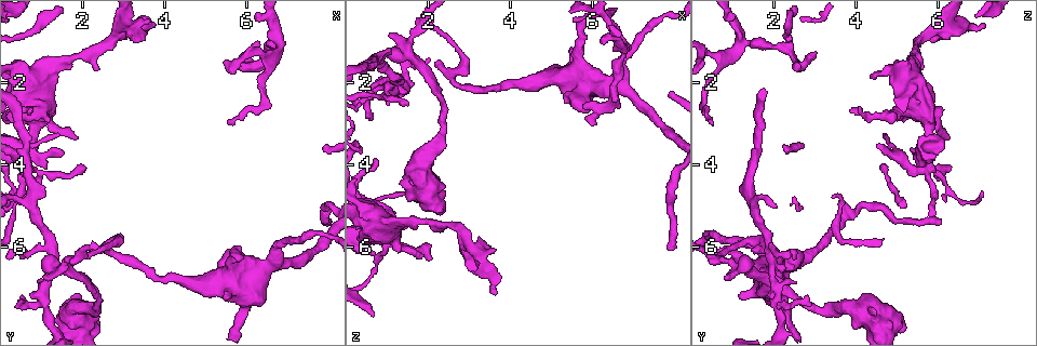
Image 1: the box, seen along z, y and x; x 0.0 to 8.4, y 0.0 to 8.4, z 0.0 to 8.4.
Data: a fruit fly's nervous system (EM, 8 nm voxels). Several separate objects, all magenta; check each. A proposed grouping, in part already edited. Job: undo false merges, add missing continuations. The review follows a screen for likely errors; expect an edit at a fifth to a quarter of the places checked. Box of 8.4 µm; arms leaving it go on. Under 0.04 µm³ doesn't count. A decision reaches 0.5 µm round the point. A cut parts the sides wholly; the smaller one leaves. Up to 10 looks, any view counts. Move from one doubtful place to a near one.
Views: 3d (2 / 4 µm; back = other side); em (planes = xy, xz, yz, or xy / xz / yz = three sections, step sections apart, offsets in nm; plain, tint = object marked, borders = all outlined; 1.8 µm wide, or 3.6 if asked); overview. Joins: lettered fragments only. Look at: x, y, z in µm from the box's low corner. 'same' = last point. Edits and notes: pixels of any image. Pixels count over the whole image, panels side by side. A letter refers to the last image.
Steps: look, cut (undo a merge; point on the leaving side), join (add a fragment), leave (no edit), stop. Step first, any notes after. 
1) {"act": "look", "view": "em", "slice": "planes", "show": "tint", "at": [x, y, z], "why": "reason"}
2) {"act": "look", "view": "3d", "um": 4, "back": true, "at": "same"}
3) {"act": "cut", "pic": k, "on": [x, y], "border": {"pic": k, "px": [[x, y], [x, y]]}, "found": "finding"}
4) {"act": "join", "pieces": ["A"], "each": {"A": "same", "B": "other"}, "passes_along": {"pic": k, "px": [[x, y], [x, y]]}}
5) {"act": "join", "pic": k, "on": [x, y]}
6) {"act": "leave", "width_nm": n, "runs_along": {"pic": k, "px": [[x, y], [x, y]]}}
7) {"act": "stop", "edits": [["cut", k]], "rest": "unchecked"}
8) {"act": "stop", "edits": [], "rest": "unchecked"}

{"act": "look", "view": "3d", "um": 2, "at": [2.05, 7.45, 3.65], "why": "thick turns thin"}

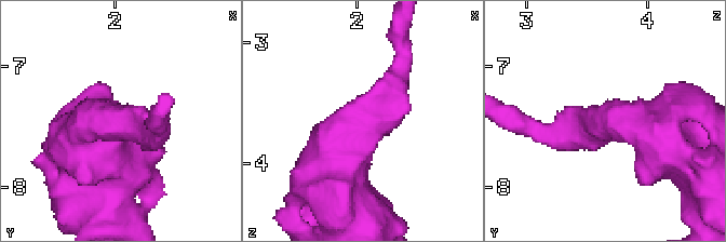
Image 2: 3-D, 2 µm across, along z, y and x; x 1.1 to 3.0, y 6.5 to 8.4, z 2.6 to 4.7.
{"act": "look", "view": "em", "slice": "xy", "step": 8, "show": "tint", "at": [2.04, 7.48, 3.68], "arm_widths_nm": [180, 420], "why": "shape alone is not enough"}

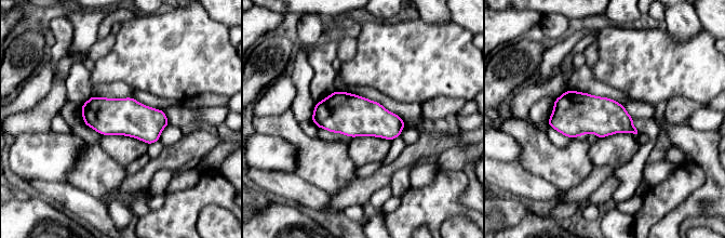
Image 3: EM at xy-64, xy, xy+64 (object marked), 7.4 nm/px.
{"act": "look", "view": "em", "slice": "planes", "show": "borders", "at": "same"}

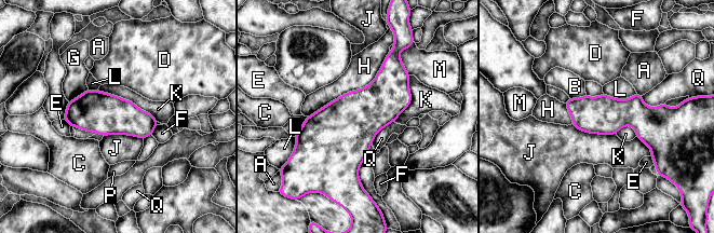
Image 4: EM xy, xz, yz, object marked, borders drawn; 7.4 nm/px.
{"act": "leave", "each": {"A": "other", "B": "other", "C": "other", "D": "other", "E": "other", "F": "other", "G": "other", "H": "other", "J": "other", "K": "other", "L": "other", "M": "other", "P": "other", "Q": "other"}, "border": {"pic": 4, "px": [[571, 124], [588, 133], [616, 134]]}, "found": "one neuron here"}

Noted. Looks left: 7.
{"act": "look", "view": "em", "um": 3.6, "slice": "planes", "show": "borders", "at": [5.80, 6.65, 2.10], "why": "a fork"}

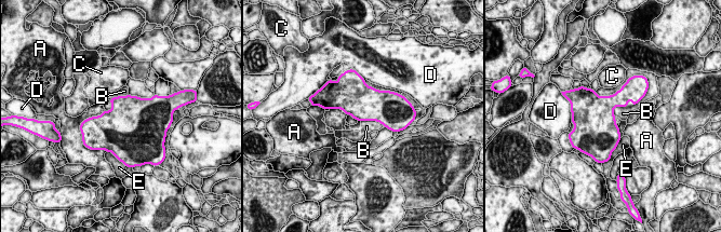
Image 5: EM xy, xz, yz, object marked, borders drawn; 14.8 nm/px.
{"act": "leave", "each": {"A": "other", "B": "other", "C": "other", "D": "other", "E": "other"}, "border": {"pic": 5, "px": [[640, 99], [615, 107], [613, 114]]}, "found": "continuous, no second neuron"}

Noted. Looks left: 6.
{"act": "look", "view": "em", "slice": "planes", "show": "borders", "at": [2.10, 6.20, 0.65], "why": "sharp bend"}

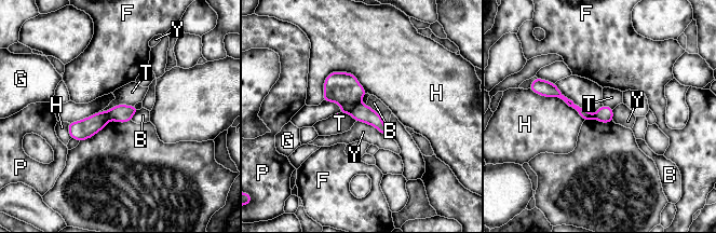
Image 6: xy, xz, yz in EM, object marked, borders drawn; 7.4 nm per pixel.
{"act": "cut", "pic": 6, "on": [343, 88], "each": {"B": "other", "F": "other", "G": "other", "H": "other", "P": "other", "T": "other", "Y": "other"}, "part_leaving": {"pic": 6, "px": [[545, 85], [585, 115], [590, 115]]}, "found": "a second neuron is stuck on"}

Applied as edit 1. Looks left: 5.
{"act": "look", "view": "overview", "why": "see it whole again"}

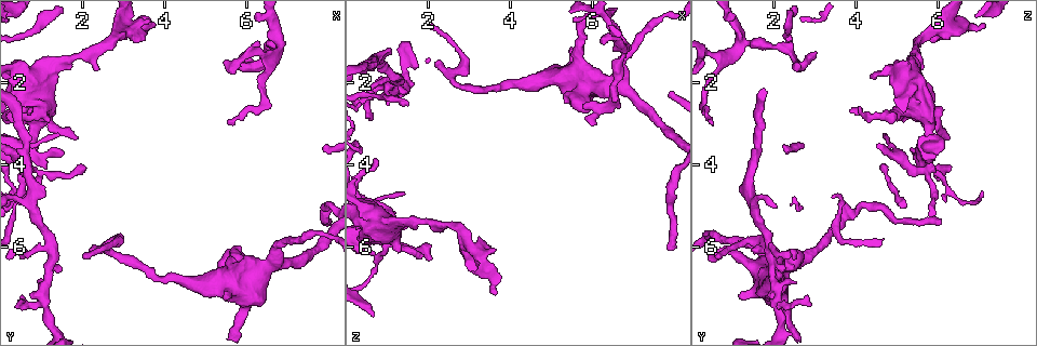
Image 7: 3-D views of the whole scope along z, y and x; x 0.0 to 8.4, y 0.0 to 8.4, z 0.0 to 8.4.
{"act": "look", "view": "3d", "um": 4, "at": [6.50, 1.10, 2.05], "why": "narrows sharply"}

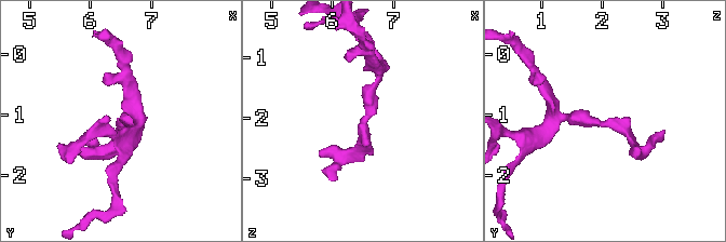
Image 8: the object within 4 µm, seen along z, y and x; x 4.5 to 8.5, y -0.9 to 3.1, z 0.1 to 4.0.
{"act": "look", "view": "em", "slice": "planes", "show": "plain", "at": [6.55, 1.15, 2.10]}

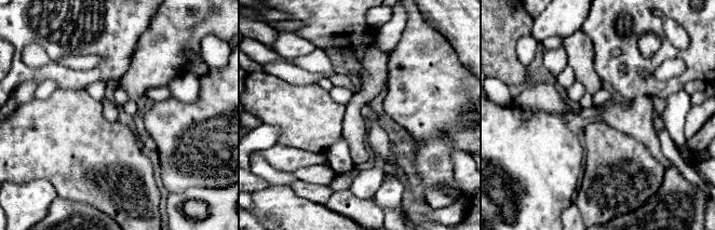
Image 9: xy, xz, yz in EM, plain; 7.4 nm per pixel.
{"act": "look", "view": "em", "slice": "planes", "show": "borders", "at": "same"}

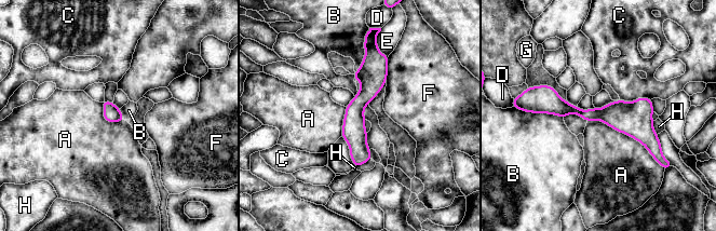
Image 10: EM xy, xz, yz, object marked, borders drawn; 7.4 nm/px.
{"act": "leave", "each": {"A": "other", "B": "other", "C": "other", "D": "other", "E": "other", "F": "other", "G": "other", "H": "other"}, "runs_along": {"pic": 10, "px": [[537, 109], [627, 117], [658, 146]]}, "found": "all the same neuron"}

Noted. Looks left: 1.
{"act": "stop", "edits": [["cut", 6]], "rest": "unchecked"}

